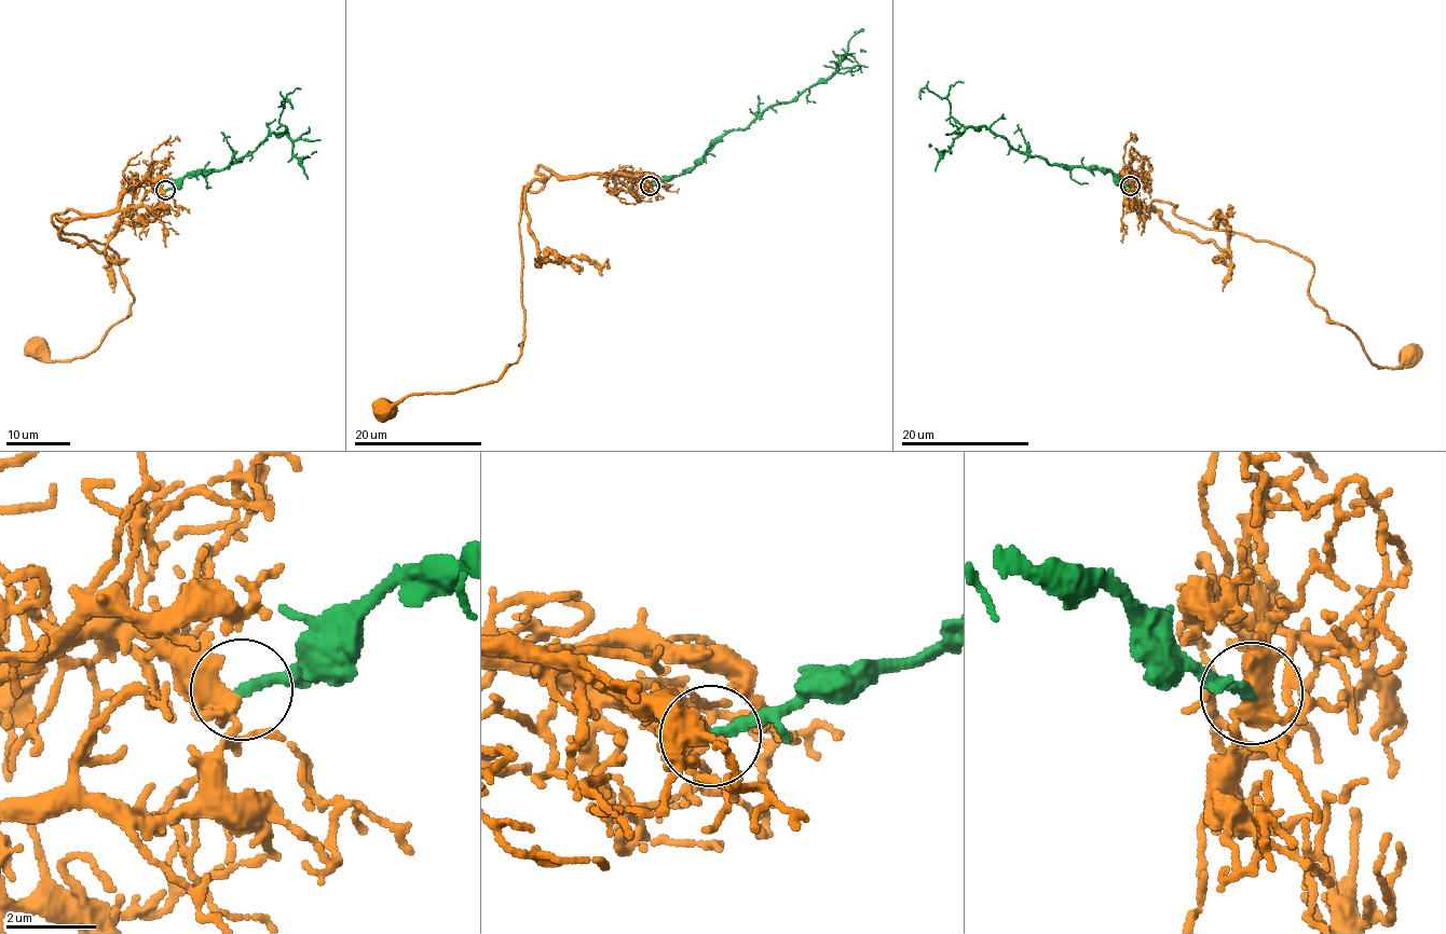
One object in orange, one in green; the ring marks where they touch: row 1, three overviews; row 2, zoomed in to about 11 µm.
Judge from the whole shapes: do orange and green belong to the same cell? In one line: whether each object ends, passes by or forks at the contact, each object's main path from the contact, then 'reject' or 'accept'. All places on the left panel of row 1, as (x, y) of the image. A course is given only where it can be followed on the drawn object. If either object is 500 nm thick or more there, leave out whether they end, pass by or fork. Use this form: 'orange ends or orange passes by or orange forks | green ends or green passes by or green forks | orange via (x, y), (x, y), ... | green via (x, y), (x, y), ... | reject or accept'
orange forks | green ends | orange via (164, 190), (151, 208), (56, 214), (64, 233), (114, 251), (135, 299), (84, 356), (48, 360), (35, 349) | green via (165, 190), (195, 172), (239, 162), (272, 133), (286, 135), (281, 123), (281, 105), (287, 97), (292, 109) | reject

